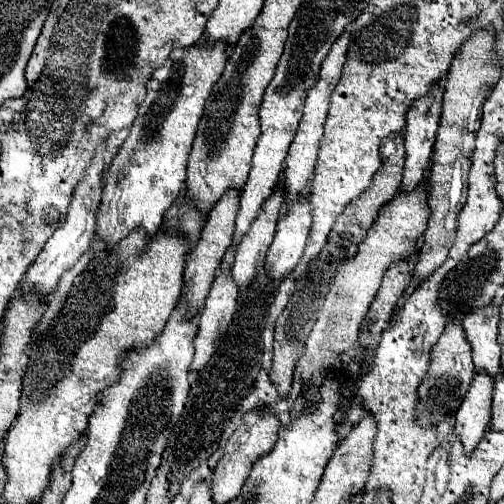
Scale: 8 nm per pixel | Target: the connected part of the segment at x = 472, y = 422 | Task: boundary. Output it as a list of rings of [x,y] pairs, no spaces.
[[[485,373],[475,375],[463,399],[463,405],[455,415],[455,435],[463,443],[467,455],[475,451],[475,445],[481,441],[489,425],[491,397],[493,397],[493,381]]]

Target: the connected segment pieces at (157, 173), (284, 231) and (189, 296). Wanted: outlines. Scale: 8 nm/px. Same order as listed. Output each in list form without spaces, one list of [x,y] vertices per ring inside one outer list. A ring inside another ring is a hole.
[[[197,43],[173,51],[147,81],[147,95],[131,125],[131,133],[103,173],[101,203],[95,211],[95,239],[103,243],[103,249],[113,249],[133,229],[143,229],[147,237],[159,231],[165,211],[173,205],[187,179],[185,169],[193,137],[205,101],[219,81],[225,61],[225,45],[207,47]]]
[[[307,199],[295,201],[285,215],[279,217],[275,239],[269,247],[265,271],[271,281],[281,283],[297,267],[311,227],[311,205]]]
[[[229,191],[217,205],[215,209],[209,213],[207,217],[207,223],[201,231],[201,239],[197,243],[197,247],[193,249],[193,253],[189,255],[189,261],[187,261],[187,267],[183,271],[183,293],[181,297],[189,303],[189,315],[195,317],[199,307],[203,305],[203,301],[207,299],[207,293],[213,285],[213,279],[215,279],[215,271],[225,255],[225,251],[229,249],[231,245],[231,239],[233,239],[233,229],[235,229],[235,215],[237,215],[237,209],[239,209],[239,193],[235,191]]]

